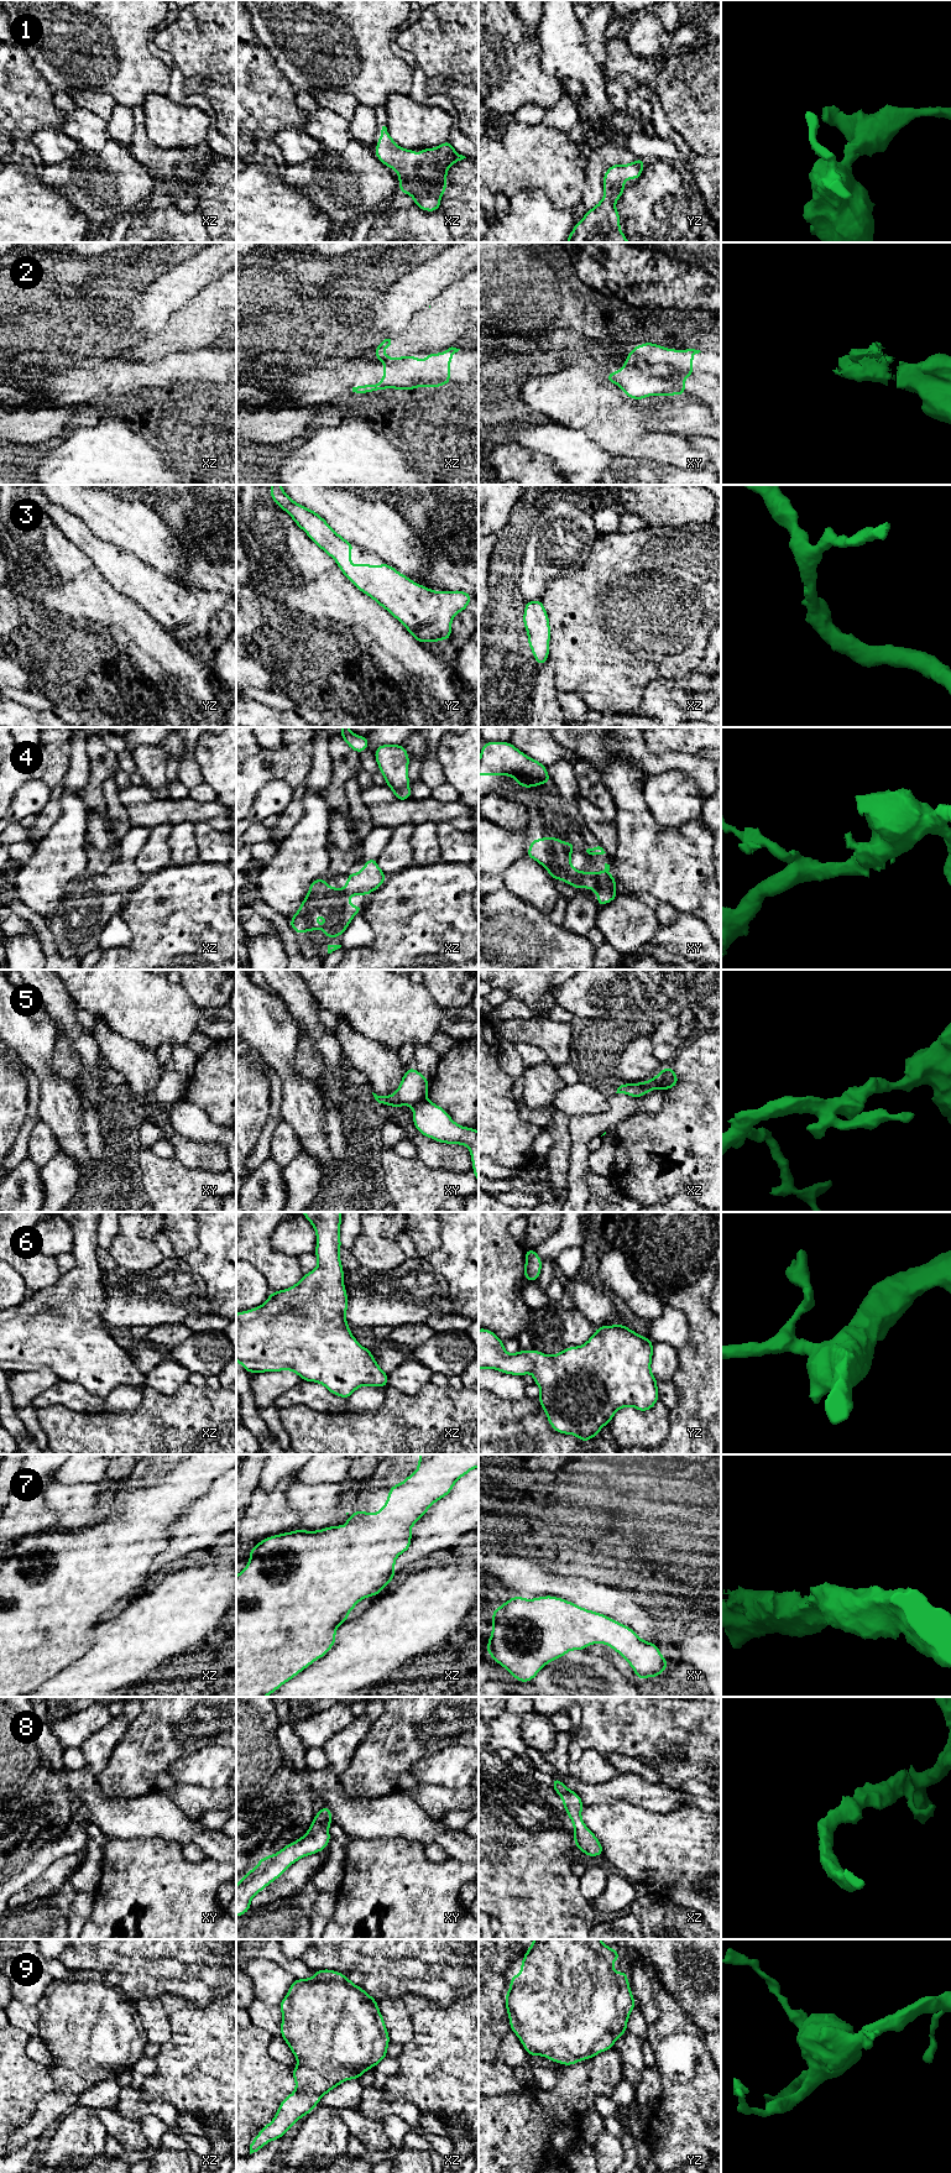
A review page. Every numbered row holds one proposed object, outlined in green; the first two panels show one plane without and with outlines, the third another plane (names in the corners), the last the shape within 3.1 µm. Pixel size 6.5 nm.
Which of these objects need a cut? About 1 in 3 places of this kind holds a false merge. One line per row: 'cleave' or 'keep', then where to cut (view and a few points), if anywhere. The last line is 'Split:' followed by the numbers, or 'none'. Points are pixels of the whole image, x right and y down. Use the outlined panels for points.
1: keep; cut none
2: cleave; cut xz (392, 360), (383, 361)
3: keep; cut none
4: keep; cut none
5: cleave; cut xz (658, 1075), (658, 1082), (662, 1088)
6: keep; cut none
7: keep; cut none
8: keep; cut none
9: keep; cut none
Split: 2, 5

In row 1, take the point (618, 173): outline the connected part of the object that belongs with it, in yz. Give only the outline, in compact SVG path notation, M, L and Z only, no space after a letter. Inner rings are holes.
M642 158L610 166L603 173L603 198L575 224L566 242L629 242L620 229L621 218L615 203L625 192L625 181L638 179L643 168Z

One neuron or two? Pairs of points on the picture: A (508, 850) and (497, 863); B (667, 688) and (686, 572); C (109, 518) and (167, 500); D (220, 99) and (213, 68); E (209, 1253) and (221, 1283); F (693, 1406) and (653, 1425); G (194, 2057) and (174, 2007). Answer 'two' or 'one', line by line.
A: one
B: two
C: two
D: two
E: one
F: two
G: one

